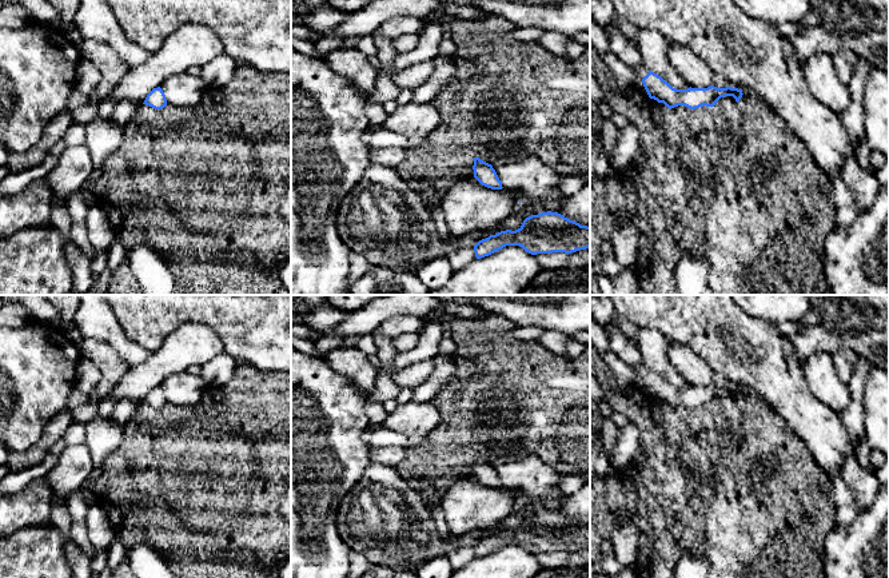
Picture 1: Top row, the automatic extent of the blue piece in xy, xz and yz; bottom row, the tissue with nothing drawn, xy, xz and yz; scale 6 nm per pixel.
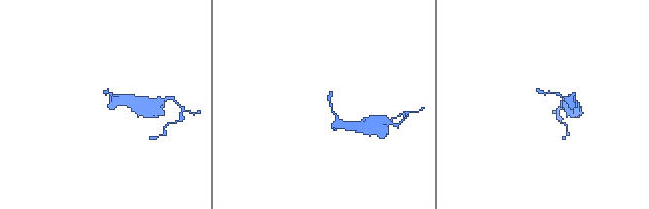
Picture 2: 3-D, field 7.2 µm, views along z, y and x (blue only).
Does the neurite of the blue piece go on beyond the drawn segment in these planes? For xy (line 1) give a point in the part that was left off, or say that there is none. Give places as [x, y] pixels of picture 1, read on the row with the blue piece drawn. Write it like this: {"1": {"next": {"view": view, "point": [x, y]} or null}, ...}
{"1": {"next": null}}

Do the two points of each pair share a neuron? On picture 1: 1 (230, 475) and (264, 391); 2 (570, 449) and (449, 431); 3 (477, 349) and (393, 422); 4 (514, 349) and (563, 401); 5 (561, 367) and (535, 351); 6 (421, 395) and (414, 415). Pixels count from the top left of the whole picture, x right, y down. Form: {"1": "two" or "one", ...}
{"1": "one", "2": "one", "3": "two", "4": "one", "5": "one", "6": "two"}

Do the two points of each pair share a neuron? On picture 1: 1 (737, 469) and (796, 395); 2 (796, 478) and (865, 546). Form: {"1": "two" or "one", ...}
{"1": "two", "2": "two"}

